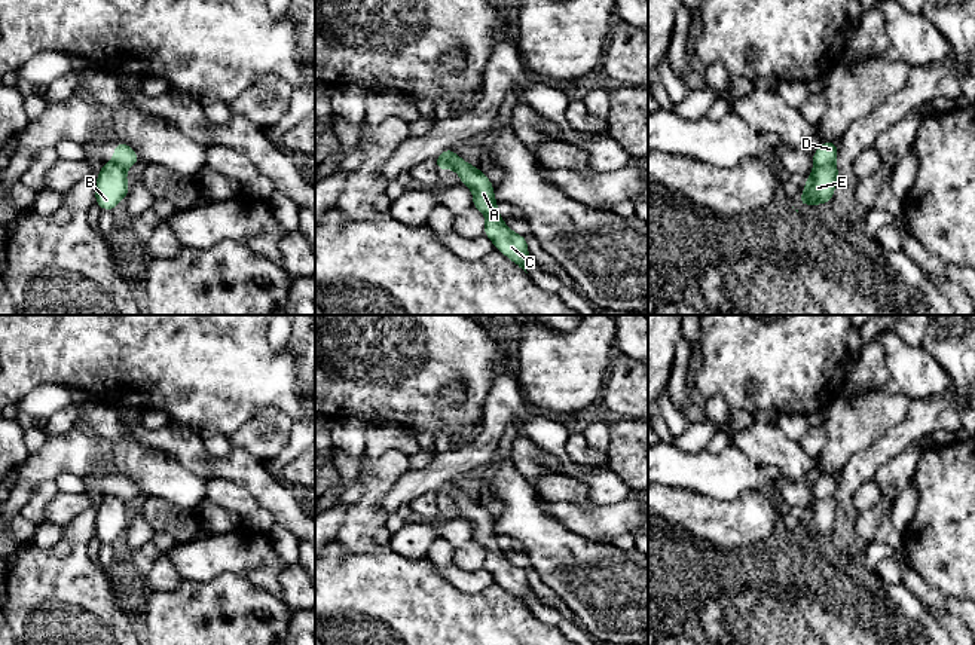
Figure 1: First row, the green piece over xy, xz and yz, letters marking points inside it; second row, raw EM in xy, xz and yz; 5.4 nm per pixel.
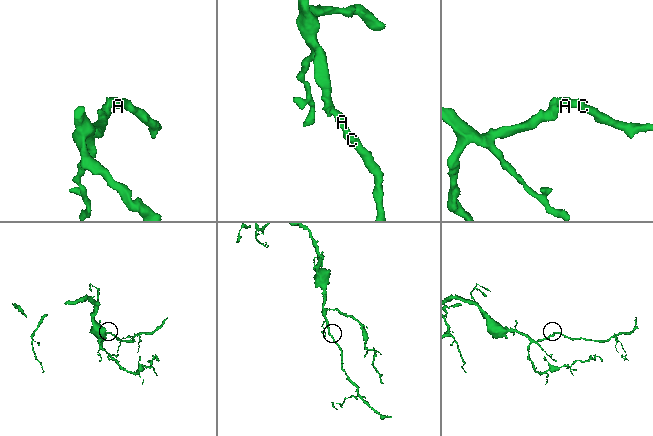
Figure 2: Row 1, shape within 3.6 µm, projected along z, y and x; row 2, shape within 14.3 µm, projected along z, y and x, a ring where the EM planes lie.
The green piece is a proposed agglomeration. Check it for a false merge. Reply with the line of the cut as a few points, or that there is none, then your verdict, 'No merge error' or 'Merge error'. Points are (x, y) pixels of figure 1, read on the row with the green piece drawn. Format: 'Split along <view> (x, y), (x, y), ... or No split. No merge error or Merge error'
Split along yz (815, 164), (833, 165). Merge error

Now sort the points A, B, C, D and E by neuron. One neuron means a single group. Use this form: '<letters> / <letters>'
A C D / B E

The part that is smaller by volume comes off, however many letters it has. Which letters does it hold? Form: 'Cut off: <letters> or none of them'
Cut off: A, C, D

